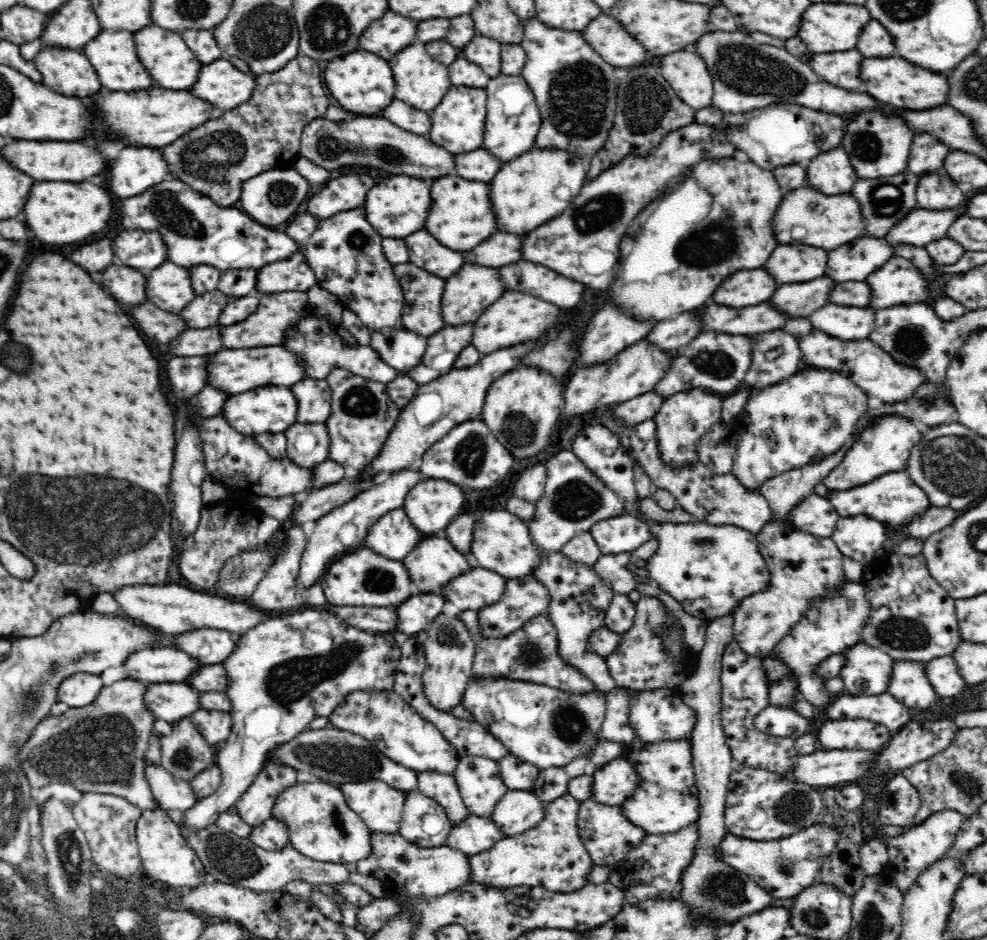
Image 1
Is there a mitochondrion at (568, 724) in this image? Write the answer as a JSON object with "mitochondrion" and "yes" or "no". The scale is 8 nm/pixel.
{"mitochondrion":"yes"}

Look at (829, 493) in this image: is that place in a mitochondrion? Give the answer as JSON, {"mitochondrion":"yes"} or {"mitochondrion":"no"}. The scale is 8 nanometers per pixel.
{"mitochondrion":"no"}

